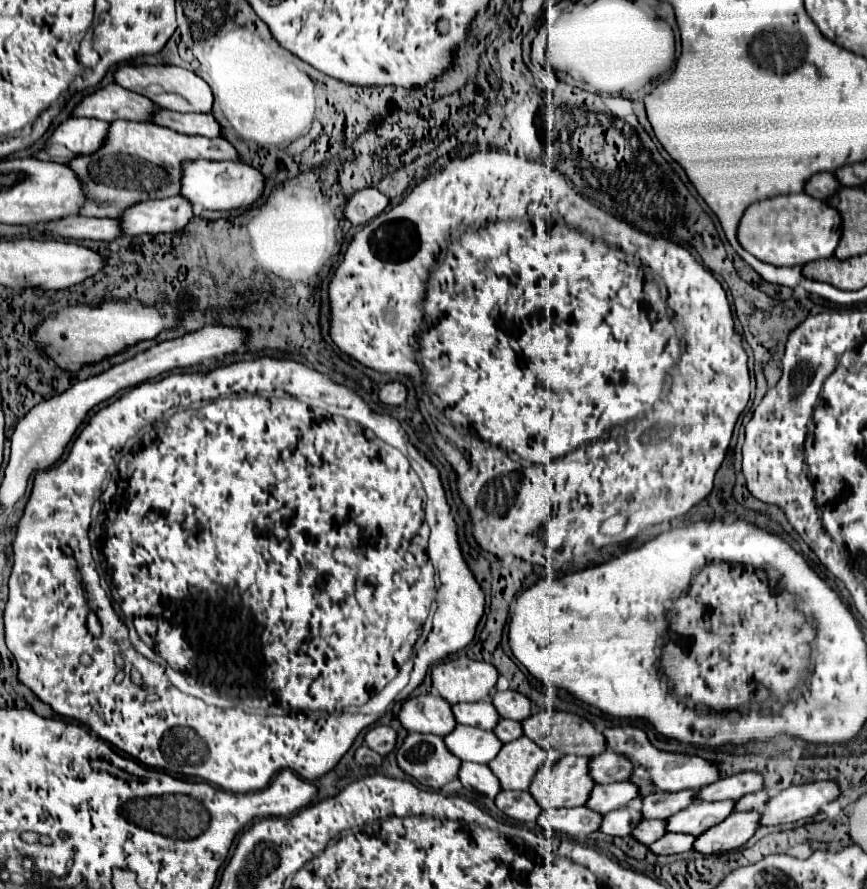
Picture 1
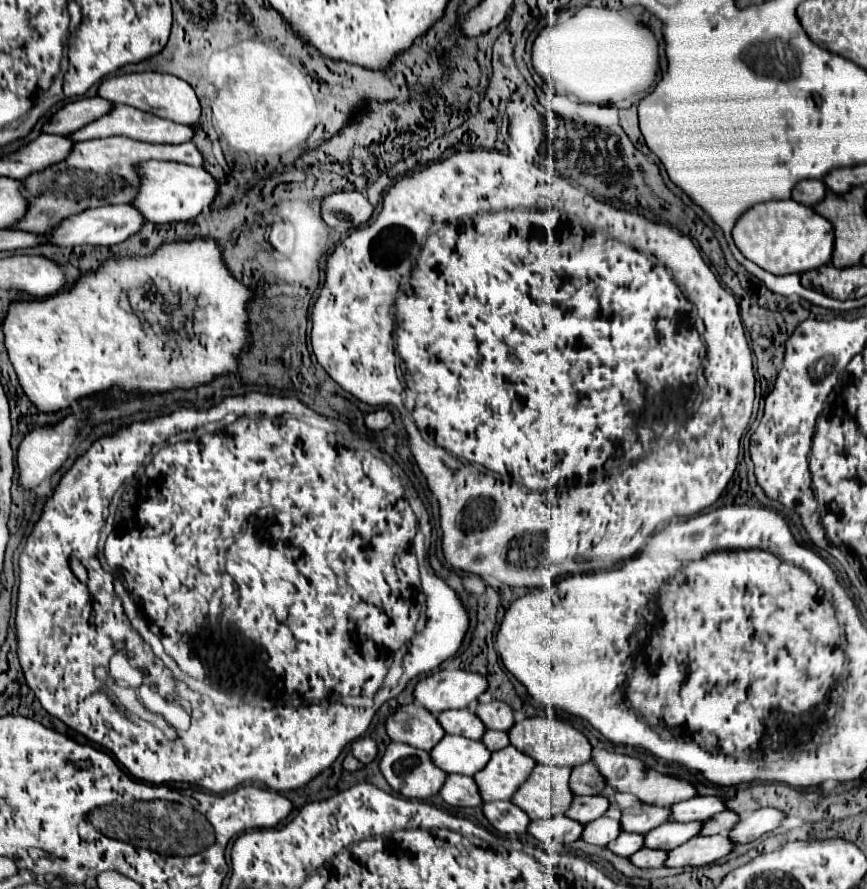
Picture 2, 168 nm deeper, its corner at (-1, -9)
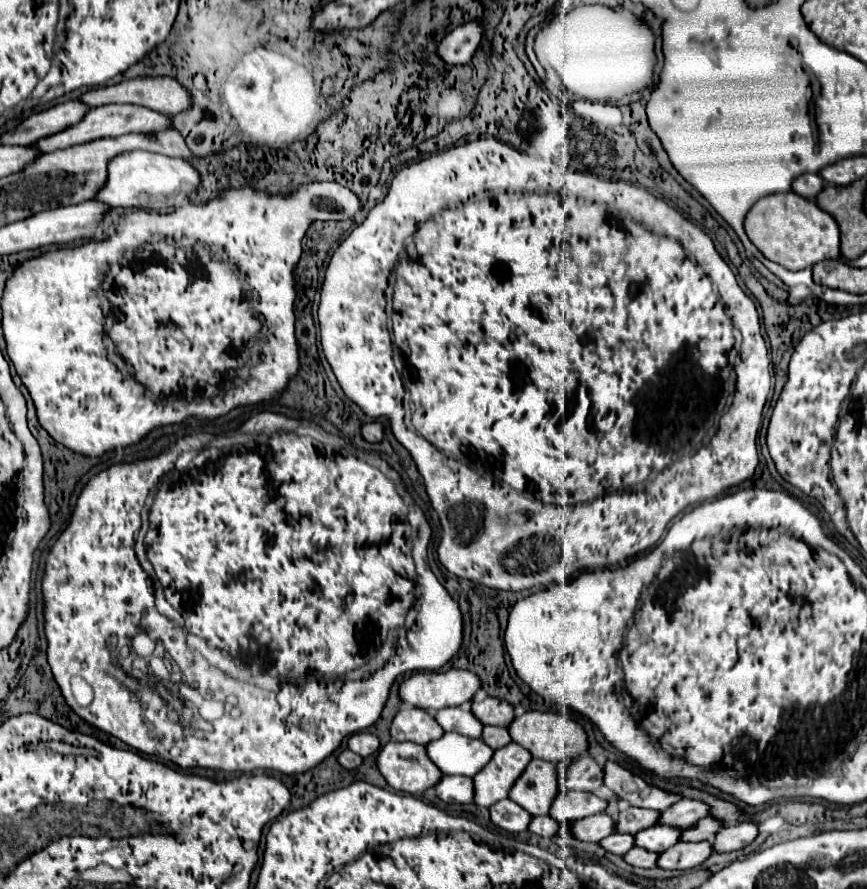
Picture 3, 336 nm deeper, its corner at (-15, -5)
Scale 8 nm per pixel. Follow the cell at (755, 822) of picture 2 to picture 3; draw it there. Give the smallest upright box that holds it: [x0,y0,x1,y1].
[712,821,758,853]

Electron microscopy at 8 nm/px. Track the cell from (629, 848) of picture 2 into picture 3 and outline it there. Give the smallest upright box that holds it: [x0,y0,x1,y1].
[598,833,634,855]

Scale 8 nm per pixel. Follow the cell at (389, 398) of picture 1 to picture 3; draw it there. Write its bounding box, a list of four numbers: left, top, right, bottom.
[362,423,384,443]

